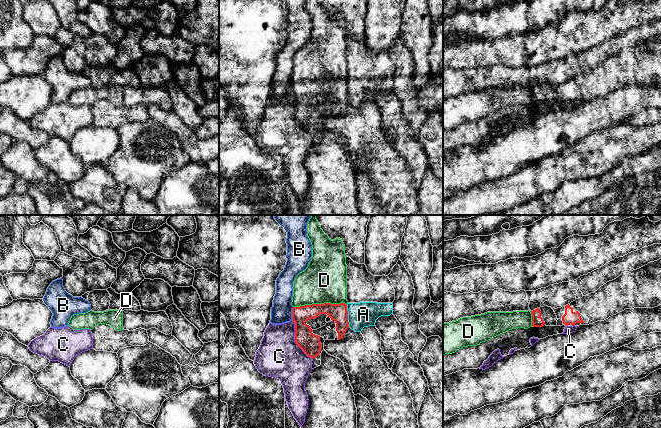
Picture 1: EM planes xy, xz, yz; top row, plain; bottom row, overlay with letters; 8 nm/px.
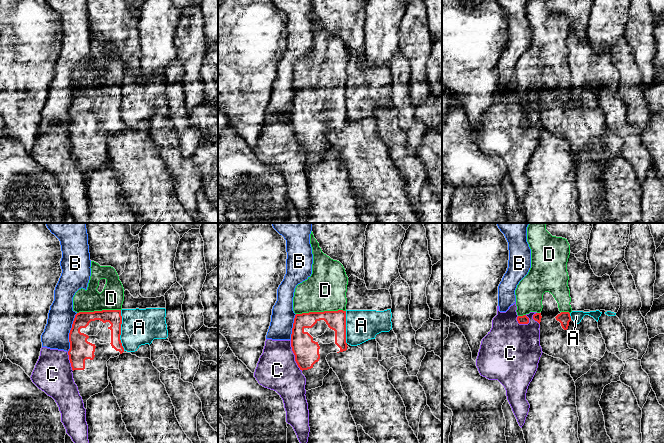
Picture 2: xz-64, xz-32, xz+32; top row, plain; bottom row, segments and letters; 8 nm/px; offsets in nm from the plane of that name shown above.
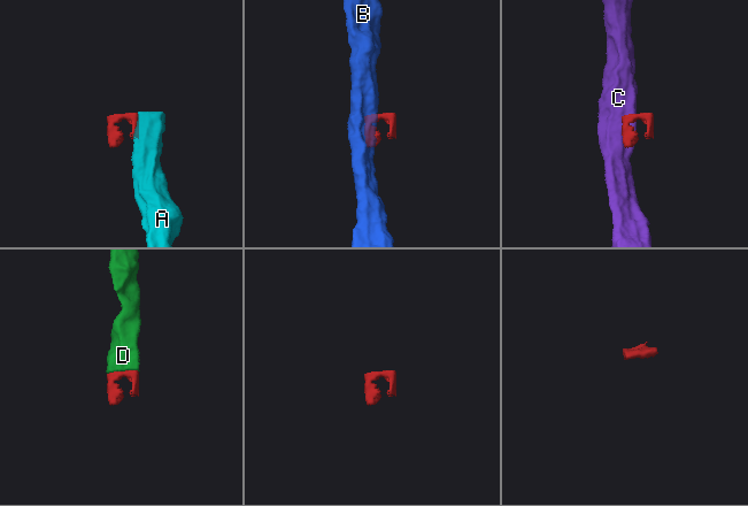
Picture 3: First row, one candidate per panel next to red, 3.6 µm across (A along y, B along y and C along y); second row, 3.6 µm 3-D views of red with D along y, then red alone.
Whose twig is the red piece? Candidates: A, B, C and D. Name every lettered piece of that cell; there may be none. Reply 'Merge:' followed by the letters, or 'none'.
Merge: D

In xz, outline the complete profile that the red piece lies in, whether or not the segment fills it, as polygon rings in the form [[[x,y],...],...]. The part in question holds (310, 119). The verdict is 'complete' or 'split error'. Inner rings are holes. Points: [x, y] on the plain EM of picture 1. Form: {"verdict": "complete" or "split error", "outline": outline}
{"verdict": "split error", "outline": [[[307,0],[307,12],[312,21],[308,43],[293,58],[291,81],[295,98],[295,118],[312,135],[312,145],[321,141],[321,129],[326,116],[342,115],[349,103],[347,87],[347,41],[345,21],[340,14],[331,16],[319,0]]]}

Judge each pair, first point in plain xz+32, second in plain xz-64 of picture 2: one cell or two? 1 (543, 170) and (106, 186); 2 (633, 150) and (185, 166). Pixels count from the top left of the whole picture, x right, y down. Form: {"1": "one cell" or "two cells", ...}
{"1": "one cell", "2": "one cell"}

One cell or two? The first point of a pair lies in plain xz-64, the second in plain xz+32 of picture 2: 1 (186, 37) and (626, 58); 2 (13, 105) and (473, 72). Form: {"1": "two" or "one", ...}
{"1": "two", "2": "one"}

